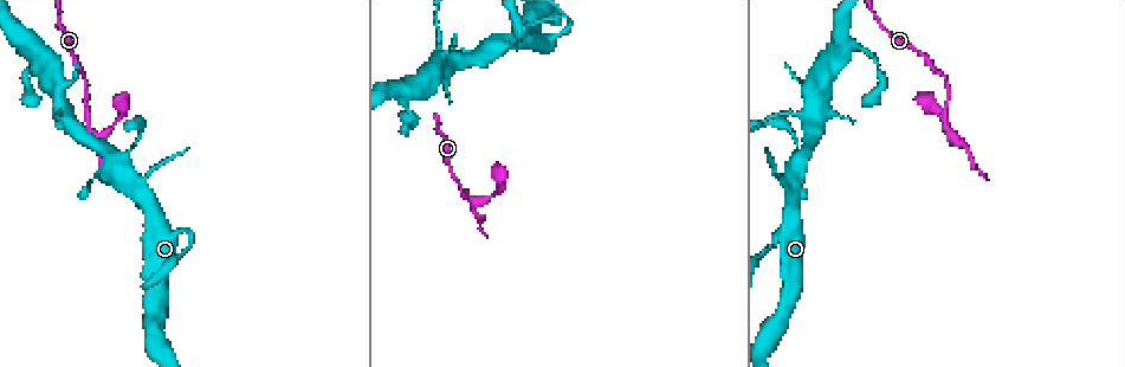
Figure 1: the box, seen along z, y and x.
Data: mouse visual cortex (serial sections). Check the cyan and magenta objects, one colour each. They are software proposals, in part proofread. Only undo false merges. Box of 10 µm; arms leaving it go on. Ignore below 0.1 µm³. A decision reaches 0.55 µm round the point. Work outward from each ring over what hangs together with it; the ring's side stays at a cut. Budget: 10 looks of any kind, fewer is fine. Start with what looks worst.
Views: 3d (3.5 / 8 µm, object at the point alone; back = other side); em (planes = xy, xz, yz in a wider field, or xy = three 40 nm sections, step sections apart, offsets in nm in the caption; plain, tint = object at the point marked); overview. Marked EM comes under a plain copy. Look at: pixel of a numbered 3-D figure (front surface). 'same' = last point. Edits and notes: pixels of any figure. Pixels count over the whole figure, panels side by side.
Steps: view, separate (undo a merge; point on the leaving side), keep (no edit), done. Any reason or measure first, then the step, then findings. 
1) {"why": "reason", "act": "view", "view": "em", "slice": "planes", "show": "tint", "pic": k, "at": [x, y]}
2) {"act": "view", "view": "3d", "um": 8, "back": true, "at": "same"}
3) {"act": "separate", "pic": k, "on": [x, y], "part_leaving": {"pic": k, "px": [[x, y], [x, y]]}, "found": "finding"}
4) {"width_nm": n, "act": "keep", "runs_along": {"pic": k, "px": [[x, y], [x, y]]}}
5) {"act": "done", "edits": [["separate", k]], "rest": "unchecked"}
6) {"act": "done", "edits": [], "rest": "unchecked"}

{"why": "sharp bend", "act": "view", "view": "3d", "um": 8, "pic": 1, "at": [950, 137]}

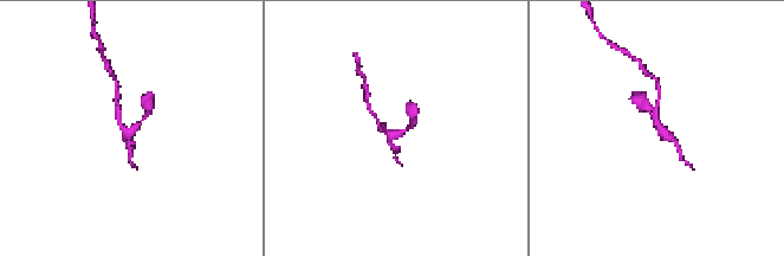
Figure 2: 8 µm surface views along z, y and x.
{"why": "zoom in", "act": "view", "view": "3d", "um": 3.5, "at": "same"}

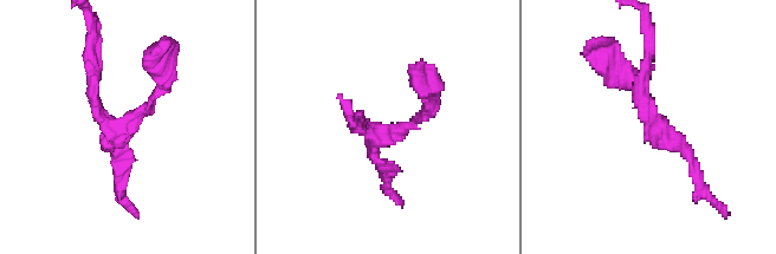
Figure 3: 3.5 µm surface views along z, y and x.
{"why": "need the tissue", "act": "view", "view": "em", "slice": "xy", "step": 5, "show": "tint", "pic": 3, "at": [381, 135]}

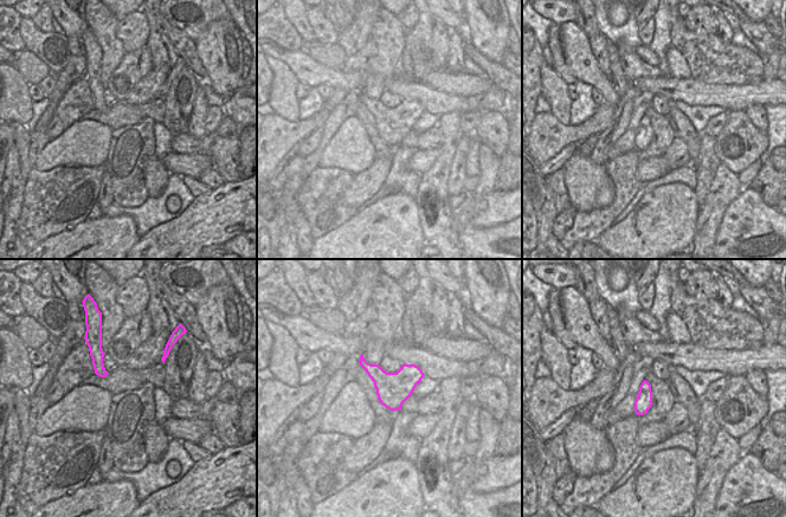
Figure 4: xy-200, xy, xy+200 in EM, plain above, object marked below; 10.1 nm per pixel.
{"width_nm": 340, "act": "keep", "runs_along": {"pic": 3, "px": [[356, 125], [396, 135], [429, 104]]}, "found": "continuous, no second cell"}

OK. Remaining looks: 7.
{"why": "a fork", "act": "view", "view": "3d", "um": 8, "pic": 1, "at": [125, 157]}

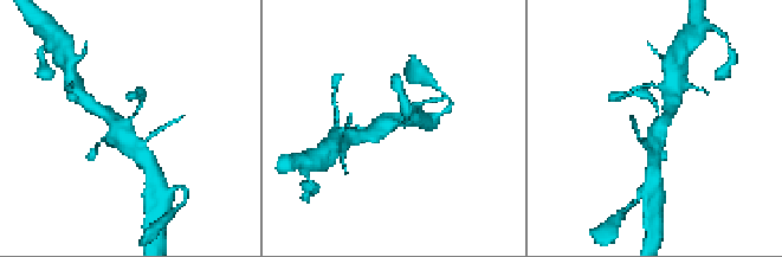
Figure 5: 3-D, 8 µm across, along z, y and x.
{"why": "zoom in", "act": "view", "view": "3d", "um": 3.5, "at": "same"}

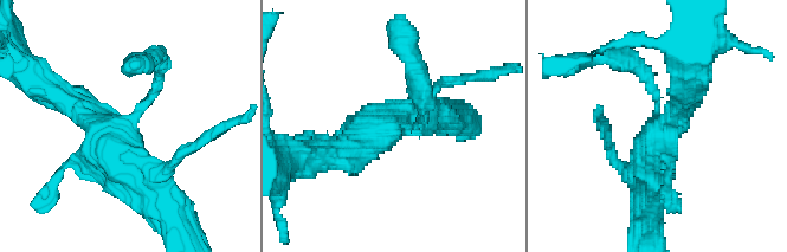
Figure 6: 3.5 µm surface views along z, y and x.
{"why": "now the EM", "act": "view", "view": "em", "slice": "xy", "step": 1, "show": "tint", "pic": 6, "at": [391, 126]}

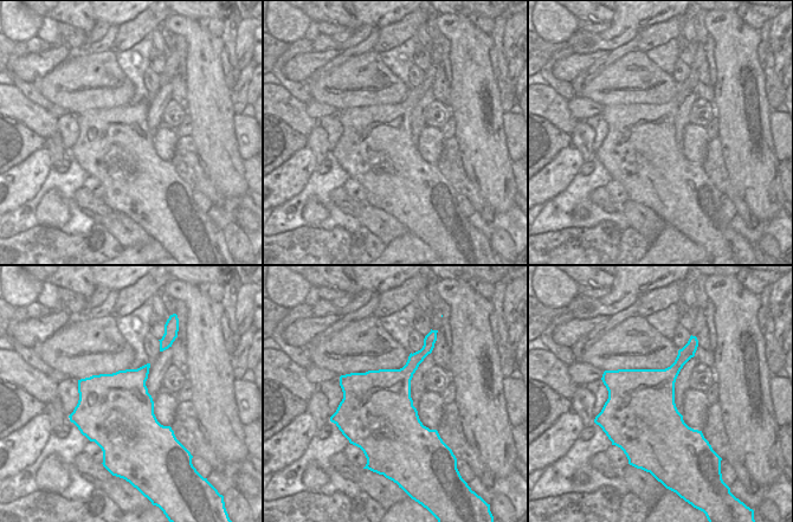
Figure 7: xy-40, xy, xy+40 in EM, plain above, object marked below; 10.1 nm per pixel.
{"act": "keep", "runs_along": {"pic": 6, "px": [[160, 199], [105, 133], [51, 90]]}, "found": "one cell here"}

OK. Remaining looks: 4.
{"why": "sharp bend", "act": "view", "view": "3d", "um": 3.5, "pic": 1, "at": [876, 57]}

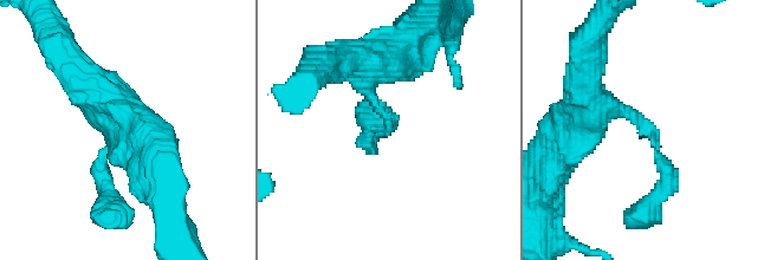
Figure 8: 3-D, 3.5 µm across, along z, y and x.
{"act": "view", "view": "em", "slice": "xy", "step": 1, "show": "tint", "pic": 8, "at": [654, 126]}

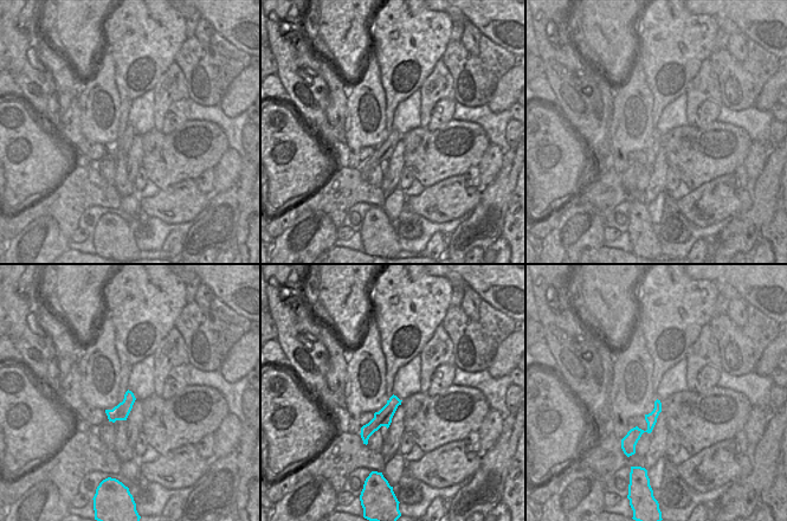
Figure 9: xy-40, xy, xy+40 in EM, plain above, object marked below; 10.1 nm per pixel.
{"act": "keep", "runs_along": {"pic": 9, "px": [[394, 399], [365, 437]]}, "found": "continuous, no second cell"}

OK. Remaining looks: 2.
{"act": "done", "edits": [], "rest": "unchecked"}

